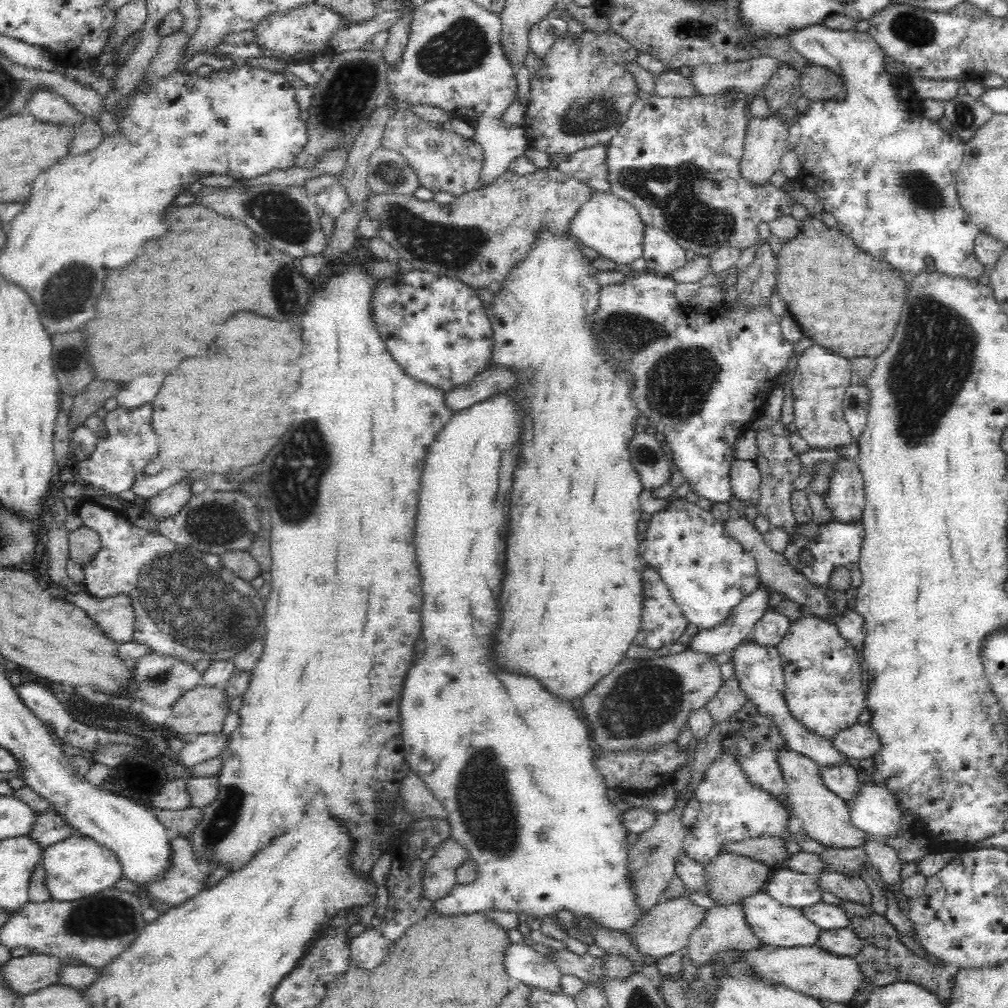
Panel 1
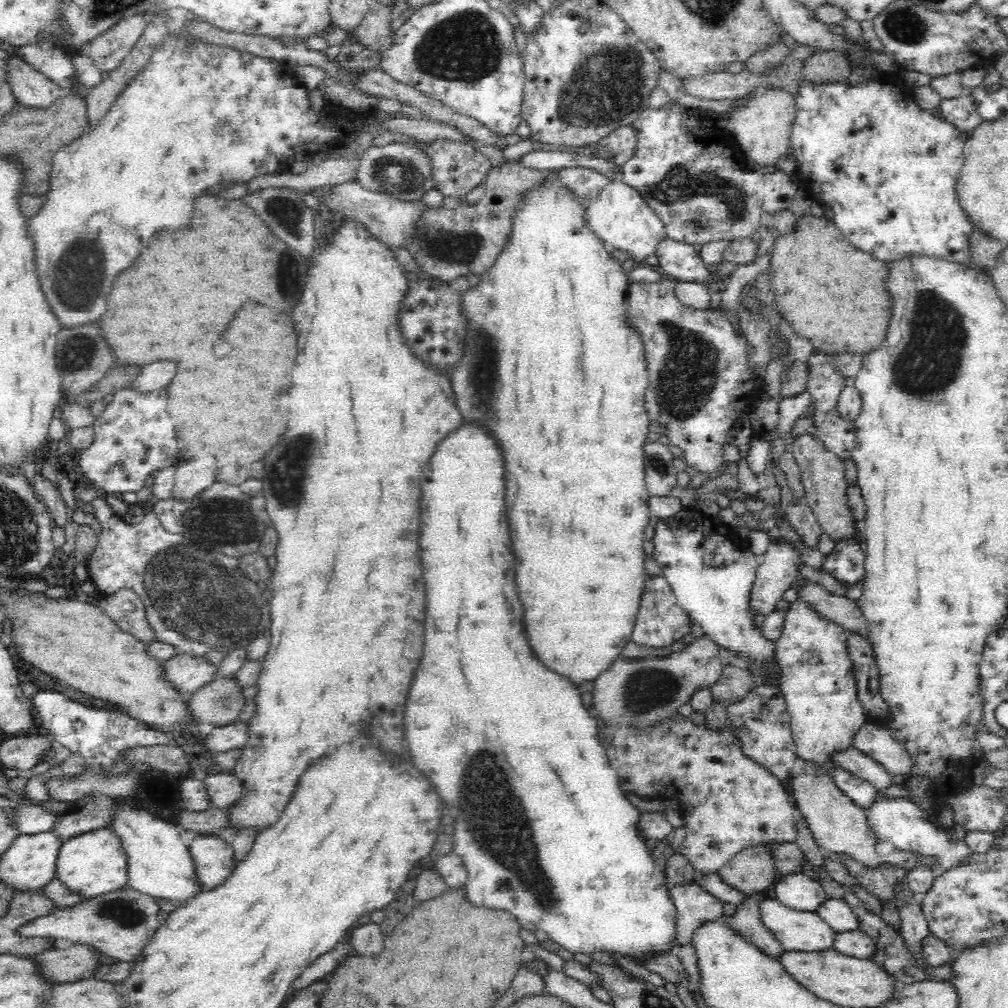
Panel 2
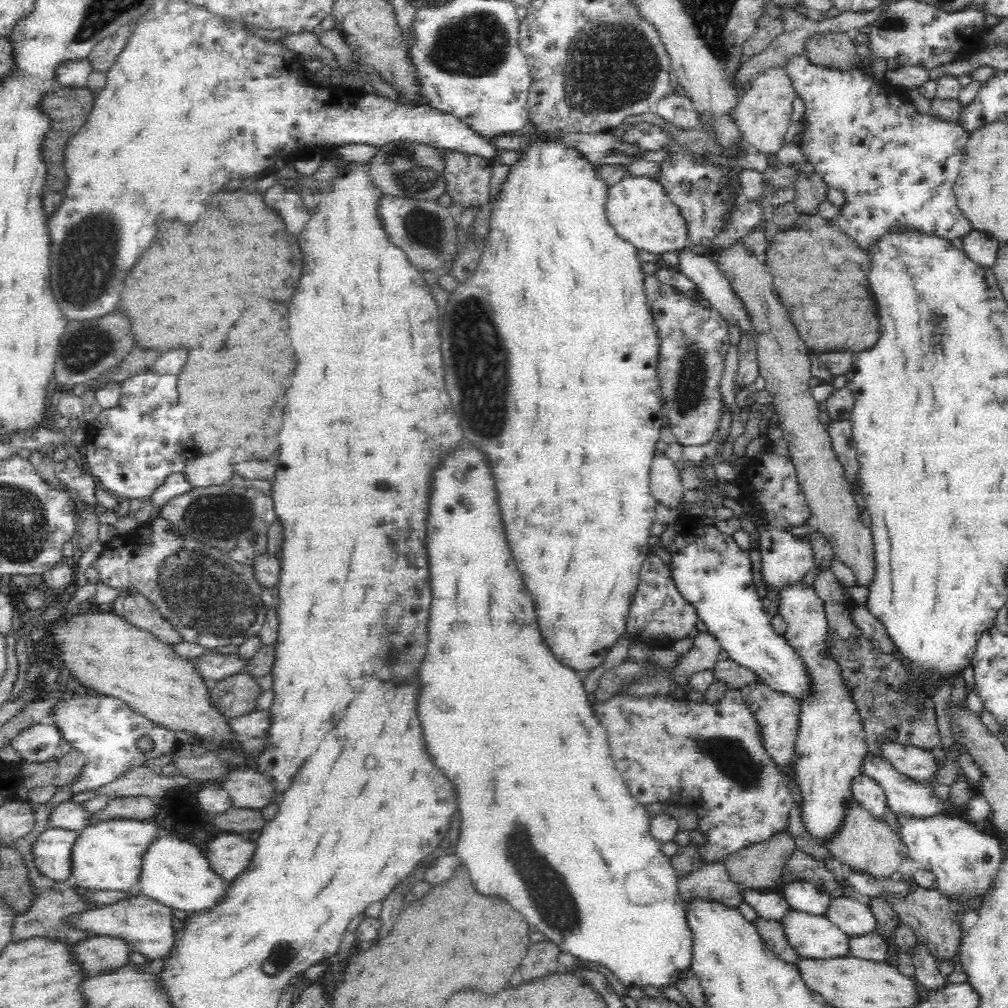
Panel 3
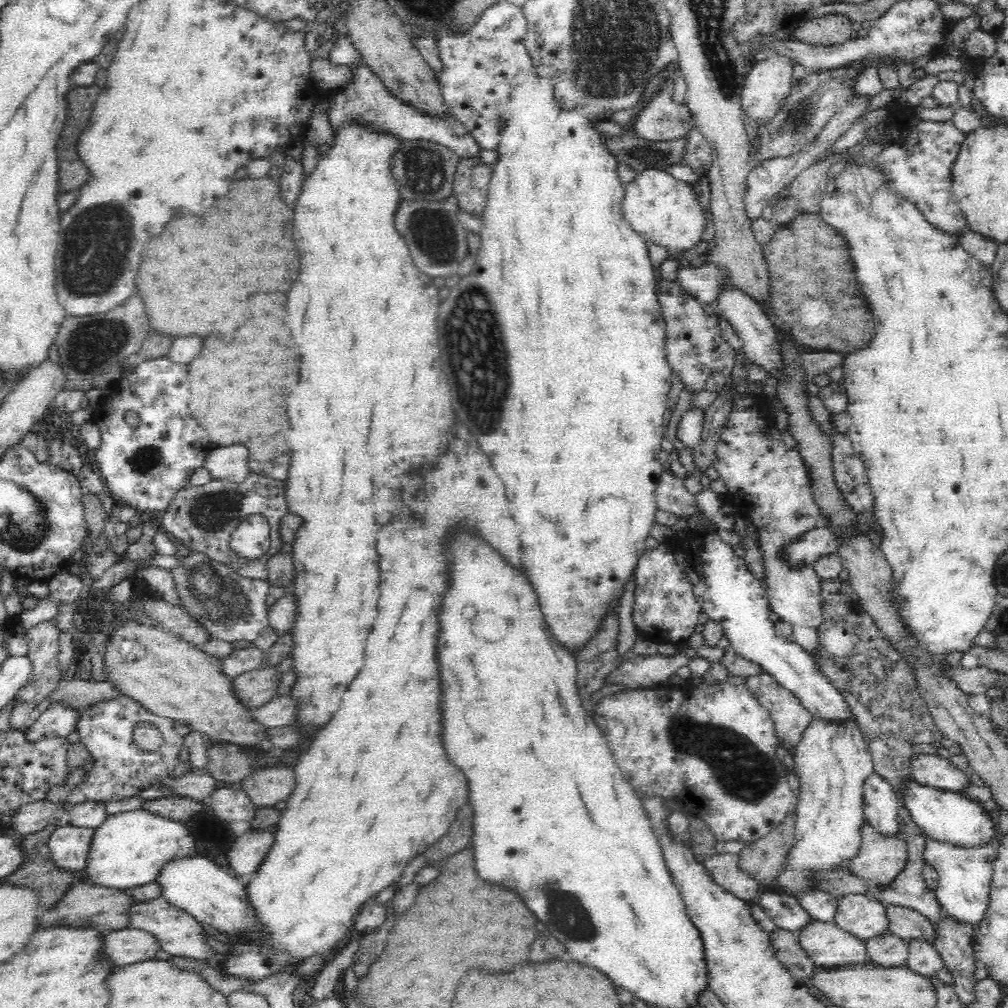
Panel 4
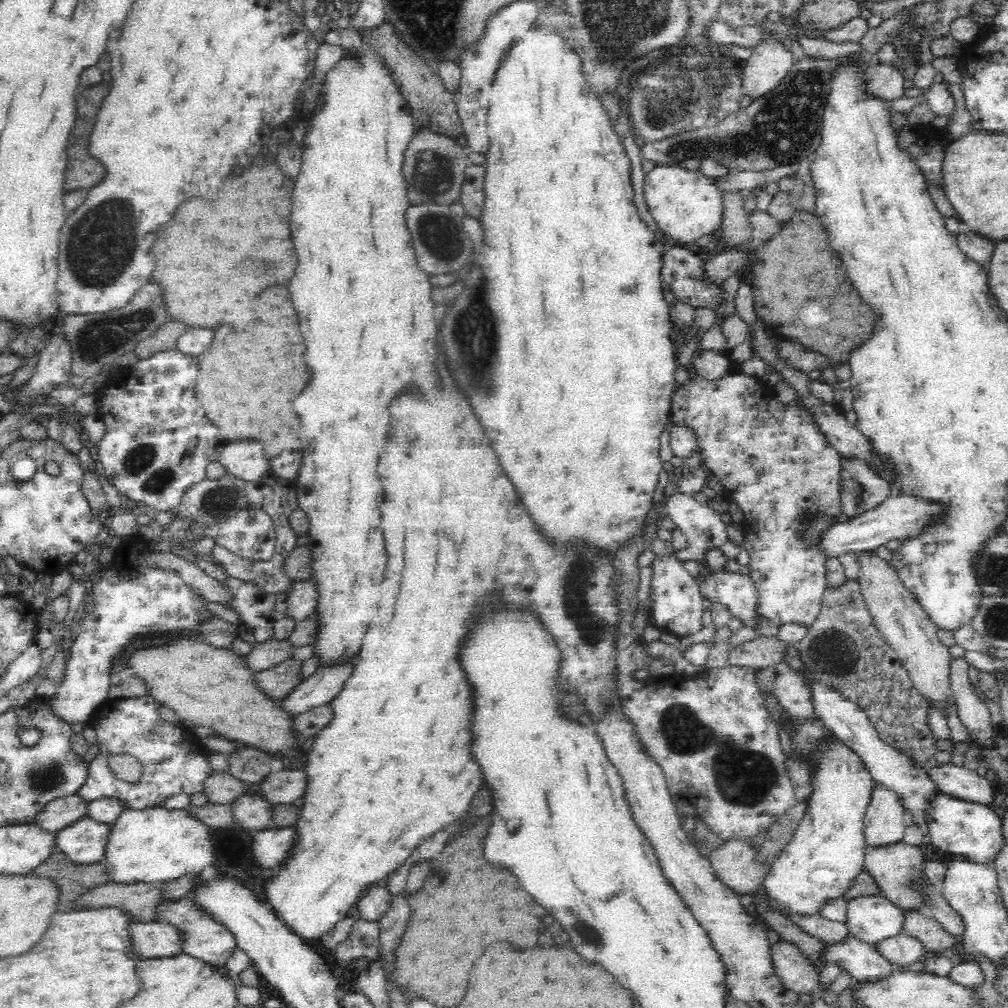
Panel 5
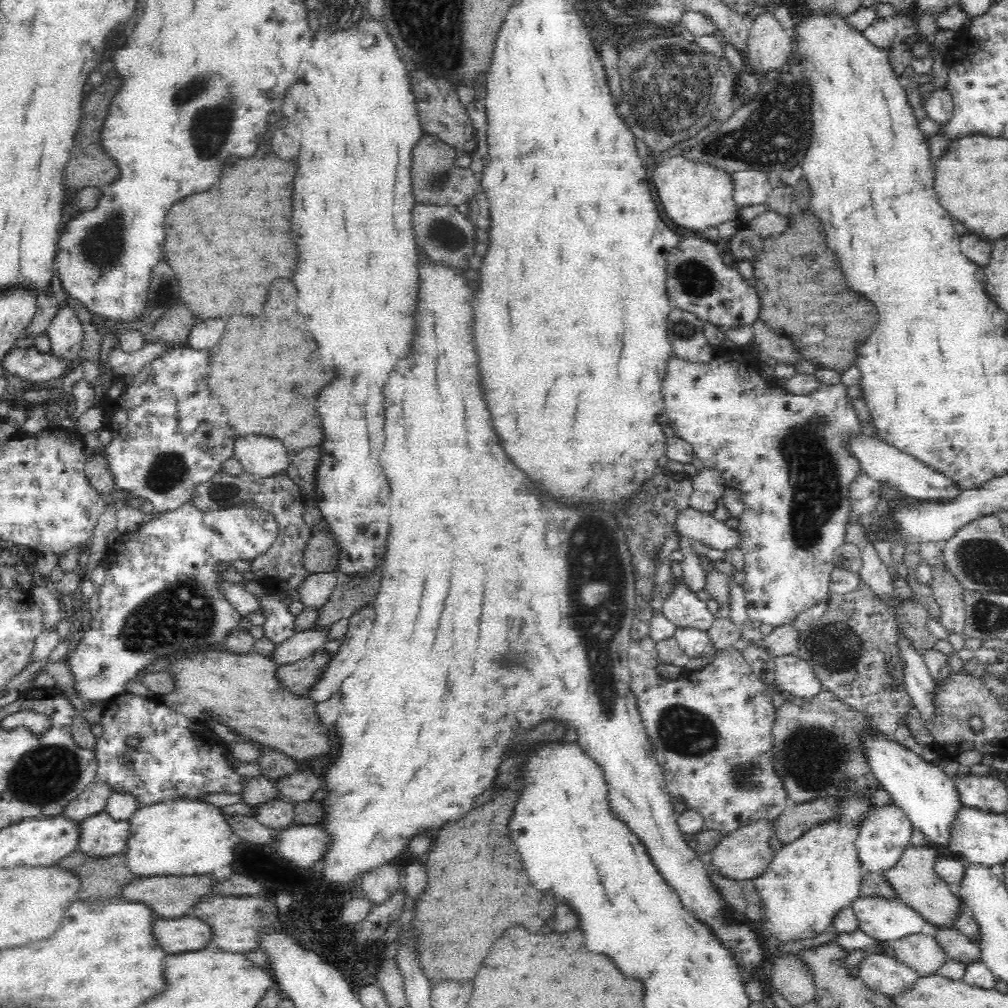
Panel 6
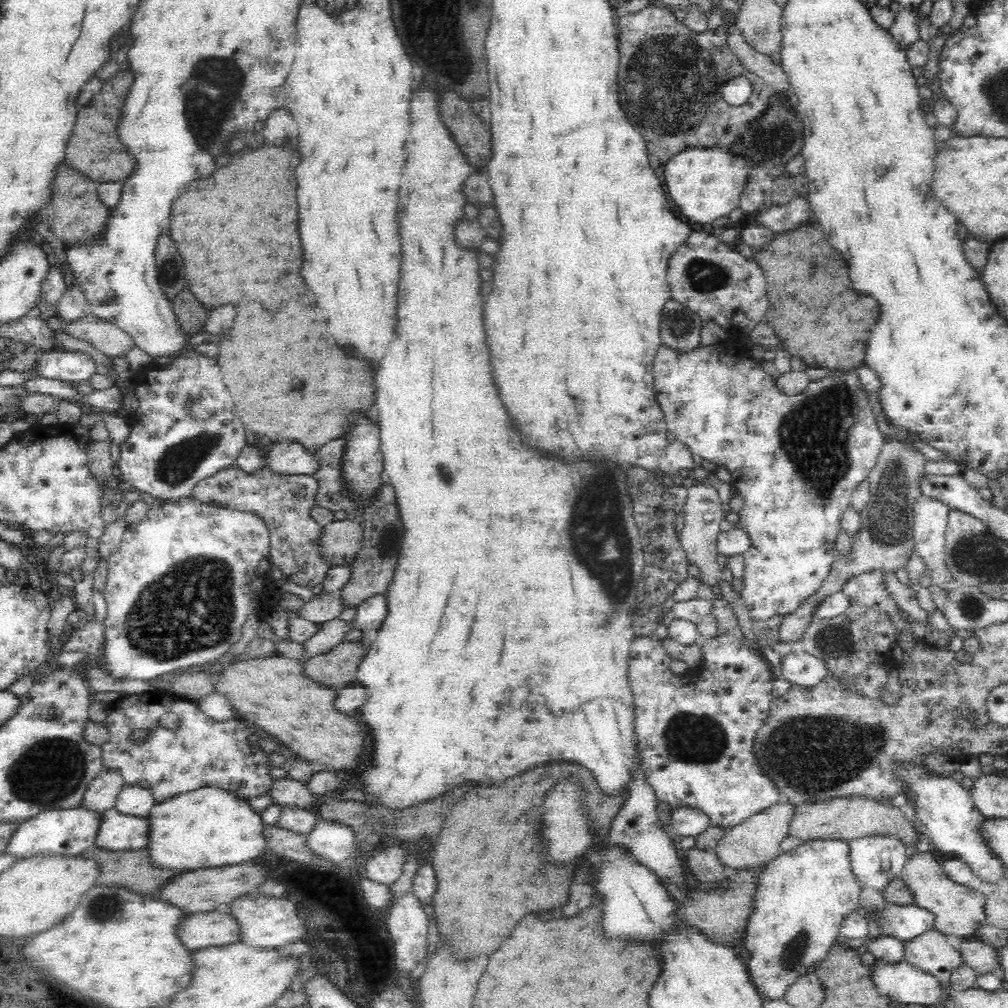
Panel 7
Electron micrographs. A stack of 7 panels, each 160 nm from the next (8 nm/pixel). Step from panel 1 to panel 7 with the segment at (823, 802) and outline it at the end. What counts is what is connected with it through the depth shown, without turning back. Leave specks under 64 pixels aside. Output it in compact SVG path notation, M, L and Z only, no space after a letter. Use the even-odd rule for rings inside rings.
M932 849L926 852L917 851L913 856L908 857L899 878L906 881L918 906L934 913L935 928L938 931L955 941L977 940L976 932L978 928L982 928L982 924L986 924L988 918L986 896L980 891L975 891L974 888L956 884L950 879L932 854Z

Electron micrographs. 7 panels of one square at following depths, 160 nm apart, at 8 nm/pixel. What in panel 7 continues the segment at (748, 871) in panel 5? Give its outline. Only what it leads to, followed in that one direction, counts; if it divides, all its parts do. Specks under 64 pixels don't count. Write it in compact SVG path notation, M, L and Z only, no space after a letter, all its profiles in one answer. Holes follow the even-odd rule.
M782 799L765 808L737 826L729 828L715 847L719 861L730 870L738 870L750 865L768 864L778 856L780 842L789 836L790 824L794 819L795 804Z

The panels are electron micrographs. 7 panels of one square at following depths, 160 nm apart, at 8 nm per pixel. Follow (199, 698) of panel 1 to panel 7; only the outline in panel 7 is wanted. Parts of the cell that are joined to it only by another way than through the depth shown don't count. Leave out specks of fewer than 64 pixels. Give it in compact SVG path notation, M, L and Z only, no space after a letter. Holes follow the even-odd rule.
M362 640L342 641L327 653L308 659L304 668L312 679L330 685L337 691L344 690L357 683L358 666L368 649Z

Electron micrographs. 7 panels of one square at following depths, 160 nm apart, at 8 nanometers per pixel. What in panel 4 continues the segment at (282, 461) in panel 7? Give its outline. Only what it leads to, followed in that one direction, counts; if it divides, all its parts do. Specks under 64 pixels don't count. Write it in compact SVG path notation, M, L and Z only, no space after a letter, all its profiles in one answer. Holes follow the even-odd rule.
M226 446L210 451L204 467L210 470L213 479L244 482L250 474L250 450L246 446Z

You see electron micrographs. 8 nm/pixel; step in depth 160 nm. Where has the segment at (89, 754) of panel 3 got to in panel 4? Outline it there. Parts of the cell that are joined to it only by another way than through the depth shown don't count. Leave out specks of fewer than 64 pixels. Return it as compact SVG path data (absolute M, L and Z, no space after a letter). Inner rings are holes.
M121 694L114 700L82 709L76 732L95 762L86 779L68 794L67 801L71 806L88 801L104 803L128 800L151 786L184 779L193 770L190 762L182 762L178 758L184 744L183 737L174 729L174 720L152 713L128 695ZM144 724L155 726L162 733L164 742L154 752L141 750L134 742L134 730Z

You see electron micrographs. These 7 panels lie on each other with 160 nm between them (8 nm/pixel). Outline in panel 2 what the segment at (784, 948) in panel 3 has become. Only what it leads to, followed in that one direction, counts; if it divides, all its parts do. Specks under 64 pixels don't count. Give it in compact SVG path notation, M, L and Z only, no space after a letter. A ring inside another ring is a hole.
M750 898L744 904L736 908L732 916L726 917L726 921L740 933L745 936L750 943L761 948L762 952L770 955L774 959L780 958L785 950L777 936L770 931L762 921L760 912L760 902Z

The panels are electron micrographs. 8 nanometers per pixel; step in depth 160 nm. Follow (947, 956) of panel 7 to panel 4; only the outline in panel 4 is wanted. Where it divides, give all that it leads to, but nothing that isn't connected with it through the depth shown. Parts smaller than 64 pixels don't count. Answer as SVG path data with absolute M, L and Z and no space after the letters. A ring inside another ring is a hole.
M889 930L865 941L868 957L874 964L882 967L906 966L908 941L892 934Z

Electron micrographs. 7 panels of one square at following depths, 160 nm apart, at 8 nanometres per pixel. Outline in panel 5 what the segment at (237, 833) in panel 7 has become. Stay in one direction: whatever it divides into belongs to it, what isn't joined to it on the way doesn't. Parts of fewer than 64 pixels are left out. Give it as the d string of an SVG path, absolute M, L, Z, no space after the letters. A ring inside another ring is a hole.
M147 808L144 810L122 811L118 821L112 826L110 842L106 848L104 861L110 873L110 880L118 883L166 883L185 876L212 872L212 864L218 860L214 843L219 833L201 822L188 809Z

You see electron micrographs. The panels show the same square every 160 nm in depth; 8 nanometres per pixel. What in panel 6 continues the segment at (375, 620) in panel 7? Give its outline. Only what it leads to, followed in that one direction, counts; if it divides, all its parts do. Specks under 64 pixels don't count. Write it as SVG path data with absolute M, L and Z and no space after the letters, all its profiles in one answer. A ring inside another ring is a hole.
M374 603L362 607L349 619L347 632L342 636L341 644L328 664L328 670L307 696L316 702L328 700L332 694L341 690L343 680L354 672L358 661L364 656L366 643L372 632L376 616Z

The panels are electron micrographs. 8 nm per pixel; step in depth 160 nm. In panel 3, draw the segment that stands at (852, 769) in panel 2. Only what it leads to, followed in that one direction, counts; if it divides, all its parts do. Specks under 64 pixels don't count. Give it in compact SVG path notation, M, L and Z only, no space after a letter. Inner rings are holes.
M870 752L866 757L863 770L864 775L873 777L882 786L888 799L888 808L897 816L906 816L910 819L935 818L940 815L949 816L950 811L954 808L950 801L944 802L942 798L938 798L934 788L912 781L909 776L902 775L896 768L893 768L890 762L882 760L882 758L872 757Z

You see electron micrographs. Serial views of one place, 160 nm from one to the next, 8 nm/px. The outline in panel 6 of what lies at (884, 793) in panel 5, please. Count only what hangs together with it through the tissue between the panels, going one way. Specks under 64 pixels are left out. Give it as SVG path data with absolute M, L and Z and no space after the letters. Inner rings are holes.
M893 803L871 807L864 820L865 823L860 826L854 841L858 862L864 874L882 875L890 868L894 868L894 864L898 864L898 860L909 845L913 827L905 812Z

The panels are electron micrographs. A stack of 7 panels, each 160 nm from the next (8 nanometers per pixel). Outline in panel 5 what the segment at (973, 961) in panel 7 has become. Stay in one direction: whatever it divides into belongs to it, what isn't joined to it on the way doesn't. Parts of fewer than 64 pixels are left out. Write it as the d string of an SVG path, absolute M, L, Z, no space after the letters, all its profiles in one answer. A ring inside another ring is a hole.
M927 906L922 908L921 912L916 910L905 912L902 932L920 939L928 953L956 951L956 948L963 947L963 938L946 932Z

